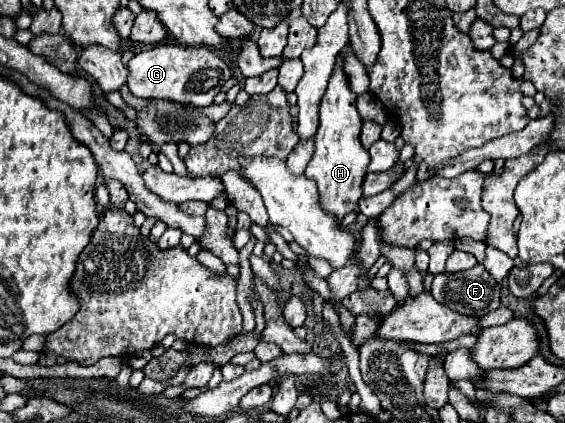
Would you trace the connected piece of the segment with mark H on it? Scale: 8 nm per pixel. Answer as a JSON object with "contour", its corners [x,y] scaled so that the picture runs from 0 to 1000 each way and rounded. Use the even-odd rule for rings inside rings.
{"contour":[[[598,132],[581,208],[566,236],[566,298],[556,326],[559,355],[538,411],[563,435],[573,496],[588,496],[602,520],[609,506],[623,501],[634,473],[641,468],[637,440],[648,411],[648,392],[655,383],[651,355],[644,355],[637,336],[637,303],[641,303],[641,279],[630,255],[630,222],[619,213],[616,180],[609,175],[609,137]]]}

